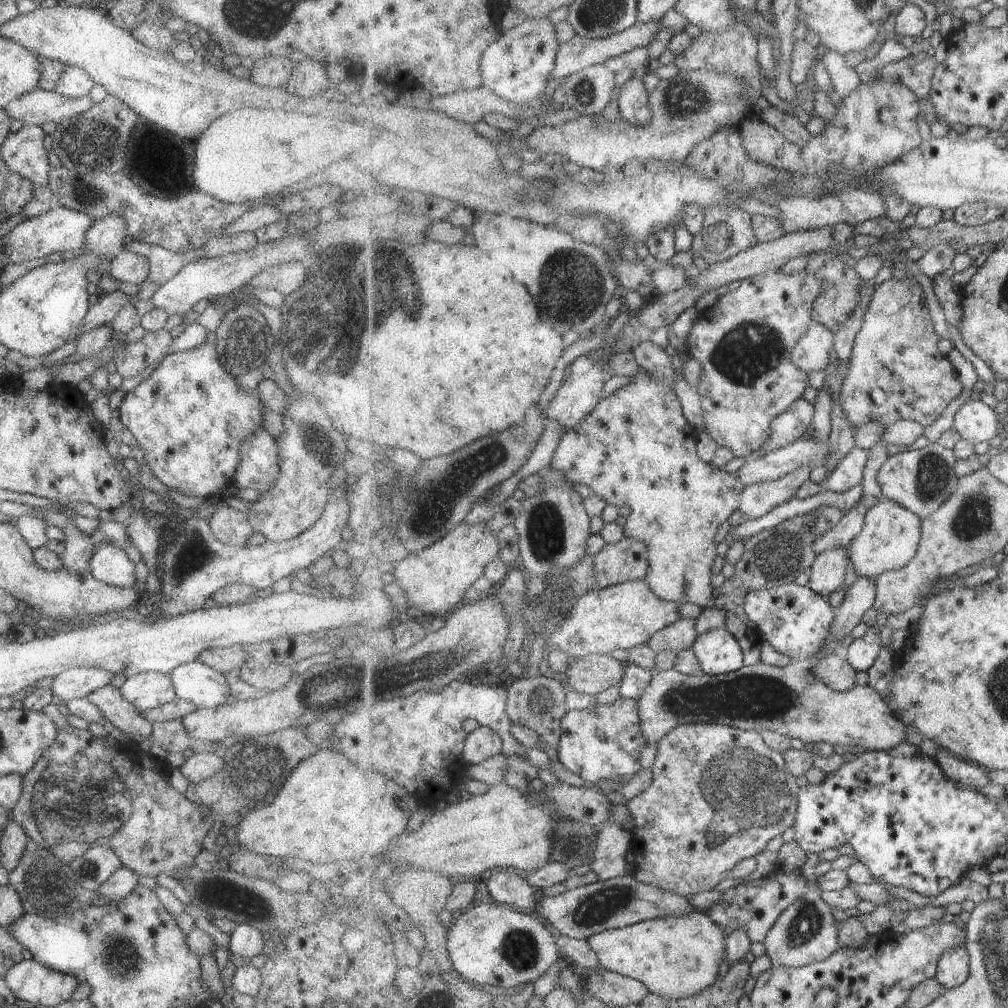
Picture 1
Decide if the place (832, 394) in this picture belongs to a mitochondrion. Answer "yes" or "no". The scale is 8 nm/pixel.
no

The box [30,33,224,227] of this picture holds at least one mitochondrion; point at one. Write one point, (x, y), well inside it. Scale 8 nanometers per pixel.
(93, 141)

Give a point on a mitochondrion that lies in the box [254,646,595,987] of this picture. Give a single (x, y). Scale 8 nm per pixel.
(520, 949)

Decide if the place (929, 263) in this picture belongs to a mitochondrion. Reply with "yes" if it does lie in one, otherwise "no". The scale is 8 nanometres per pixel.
no

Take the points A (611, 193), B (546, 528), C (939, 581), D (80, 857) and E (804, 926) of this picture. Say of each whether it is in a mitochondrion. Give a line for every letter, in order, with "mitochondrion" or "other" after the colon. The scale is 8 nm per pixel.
A: mitochondrion
B: mitochondrion
C: other
D: mitochondrion
E: mitochondrion

